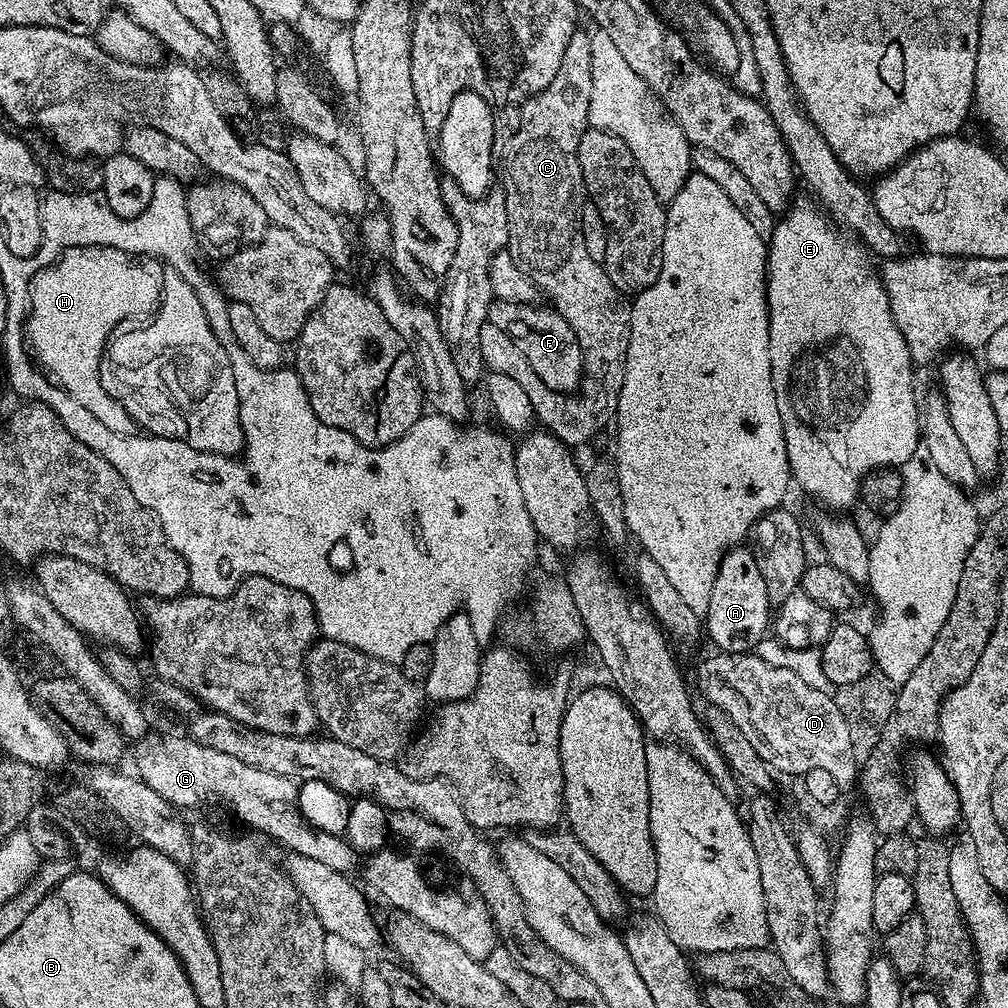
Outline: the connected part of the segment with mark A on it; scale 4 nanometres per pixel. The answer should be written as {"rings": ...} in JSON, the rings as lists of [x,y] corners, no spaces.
{"rings":[[[737,546],[732,551],[726,553],[718,570],[718,578],[714,578],[714,590],[710,590],[710,606],[706,613],[706,636],[709,636],[717,644],[718,647],[716,648],[721,653],[751,653],[753,650],[758,649],[756,647],[763,642],[764,635],[767,634],[768,636],[770,632],[770,605],[768,603],[768,595],[766,594],[766,582],[762,582],[762,570],[758,570],[755,551],[749,550],[747,547],[745,548],[744,546]]]}

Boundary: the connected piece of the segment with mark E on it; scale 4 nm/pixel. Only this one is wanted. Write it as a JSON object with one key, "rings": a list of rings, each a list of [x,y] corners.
{"rings":[[[804,204],[801,208],[789,207],[775,221],[772,235],[767,241],[768,270],[766,287],[768,290],[768,333],[772,362],[772,381],[778,402],[778,414],[782,418],[782,428],[786,438],[788,471],[791,479],[808,496],[821,500],[828,508],[848,508],[860,500],[860,483],[877,470],[896,470],[917,455],[916,447],[922,444],[922,408],[916,404],[916,376],[912,355],[906,346],[906,338],[894,322],[886,290],[882,286],[877,269],[872,268],[873,257],[859,239],[845,234],[819,207]]]}

